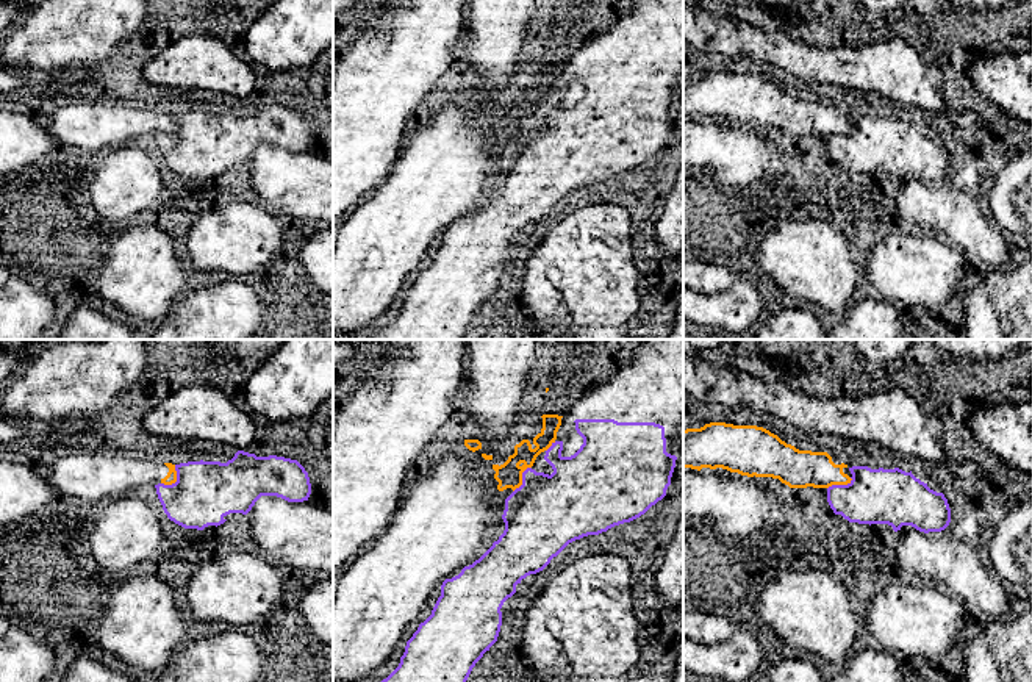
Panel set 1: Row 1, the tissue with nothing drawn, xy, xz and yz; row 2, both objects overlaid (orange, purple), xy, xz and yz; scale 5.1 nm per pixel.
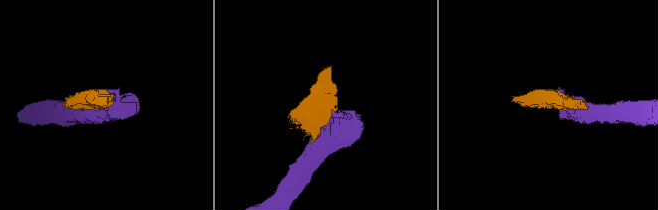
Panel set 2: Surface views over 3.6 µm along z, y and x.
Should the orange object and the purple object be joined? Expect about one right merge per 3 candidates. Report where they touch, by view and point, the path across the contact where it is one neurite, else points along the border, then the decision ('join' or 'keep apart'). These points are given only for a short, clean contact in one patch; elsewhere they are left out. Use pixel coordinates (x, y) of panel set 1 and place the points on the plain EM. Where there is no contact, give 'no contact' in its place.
xy (175, 130) | along xy (175, 114), (175, 130), (161, 133) | keep apart

